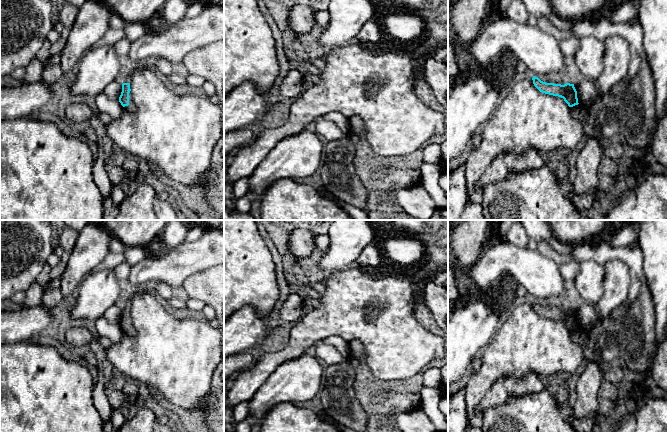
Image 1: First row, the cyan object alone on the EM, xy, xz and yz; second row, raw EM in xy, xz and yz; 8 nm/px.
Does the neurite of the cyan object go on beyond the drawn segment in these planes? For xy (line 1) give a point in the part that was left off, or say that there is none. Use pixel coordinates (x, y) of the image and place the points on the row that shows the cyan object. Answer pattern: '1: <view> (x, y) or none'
1: xy (130, 107)

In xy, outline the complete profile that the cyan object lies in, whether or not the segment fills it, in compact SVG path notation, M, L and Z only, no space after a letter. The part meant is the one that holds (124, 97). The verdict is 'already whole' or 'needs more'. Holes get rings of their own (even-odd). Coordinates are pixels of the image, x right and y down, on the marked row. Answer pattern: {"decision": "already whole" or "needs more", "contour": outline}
{"decision": "needs more", "contour": "M125 81L122 84L122 92L121 92L121 95L119 97L119 102L121 103L121 105L123 107L125 107L129 111L134 110L134 102L132 100L132 92L130 89L129 81Z"}

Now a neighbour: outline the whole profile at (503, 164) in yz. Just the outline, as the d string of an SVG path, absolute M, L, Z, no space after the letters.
M527 149L522 154L503 153L497 155L489 164L476 187L495 184L505 179L511 172L520 173L525 170L538 169L546 164L541 153L534 149Z

